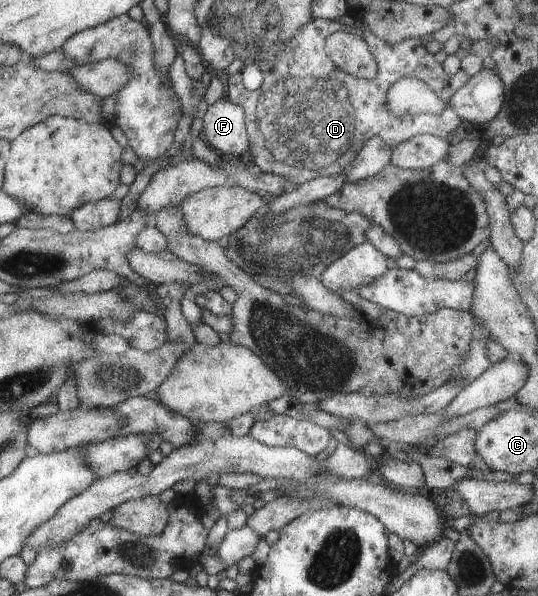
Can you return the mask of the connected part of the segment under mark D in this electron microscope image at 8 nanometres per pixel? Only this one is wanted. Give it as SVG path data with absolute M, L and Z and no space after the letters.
M312 18L299 29L299 32L295 33L295 36L284 43L283 51L279 52L274 58L245 63L243 69L236 71L231 77L226 77L228 99L244 108L248 141L250 142L248 149L250 155L252 155L251 166L260 172L281 175L290 181L292 186L304 183L316 176L332 175L342 172L344 168L349 168L359 149L372 136L383 138L392 148L418 134L430 134L444 140L448 133L454 131L462 120L450 105L447 105L438 114L406 114L400 117L392 115L387 108L385 101L388 88L404 76L434 85L437 96L446 103L450 101L455 91L468 81L469 76L461 68L454 75L446 74L442 70L442 66L434 60L433 55L426 50L424 46L427 42L426 39L408 38L390 45L372 35L372 32L354 29L352 33L356 33L356 36L362 35L368 45L380 45L382 47L382 67L378 67L378 73L368 81L364 78L355 78L350 74L345 74L332 63L325 52L325 37L336 32L336 27L344 27L344 24L335 20Z

